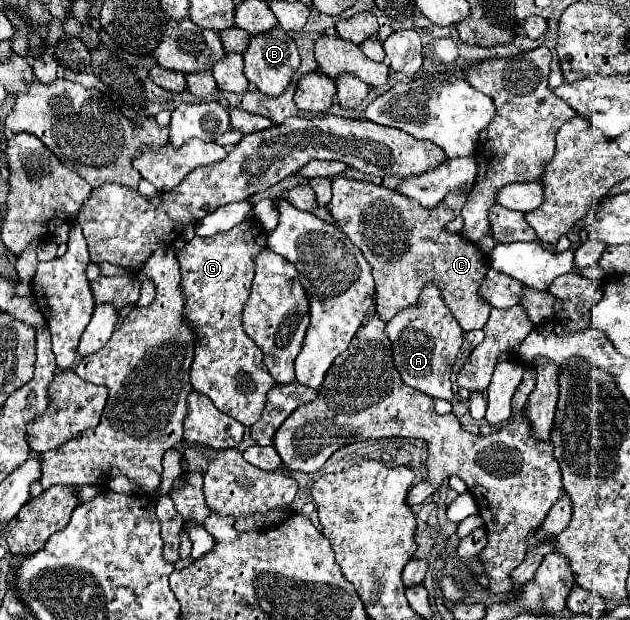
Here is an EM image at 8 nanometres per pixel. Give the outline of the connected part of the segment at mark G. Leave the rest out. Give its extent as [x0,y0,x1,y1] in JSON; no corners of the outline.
[178,219,274,427]

